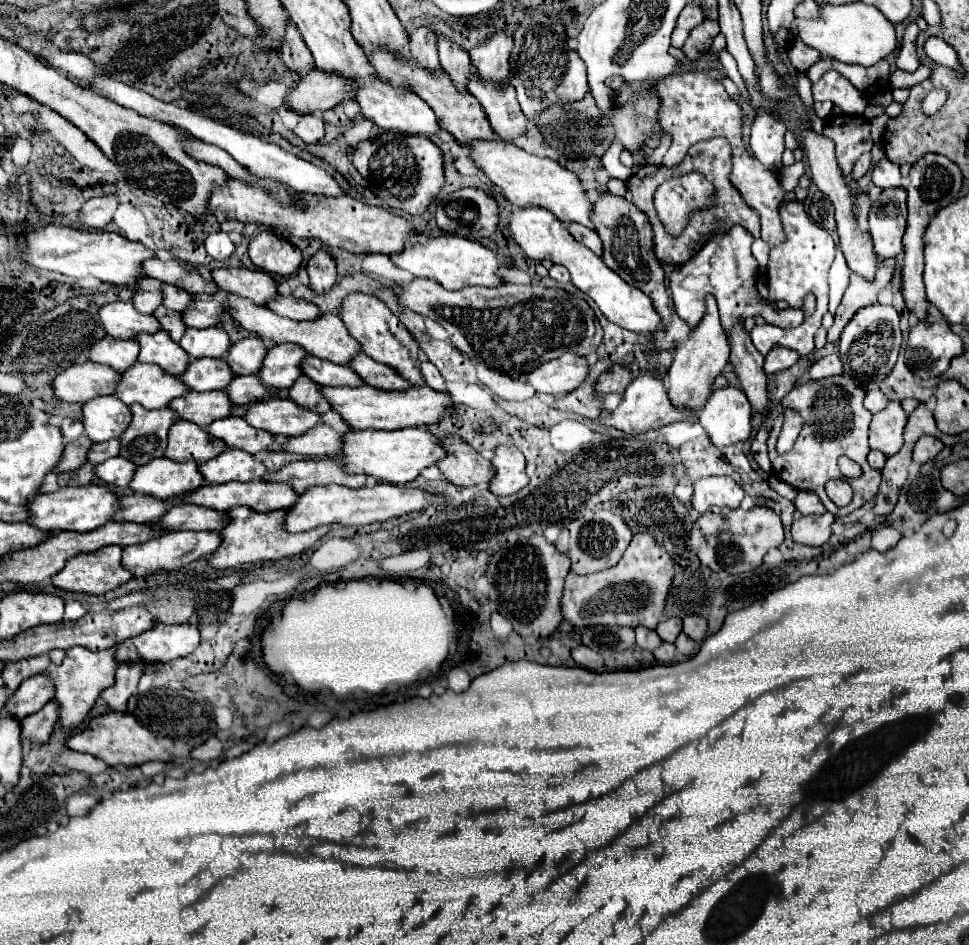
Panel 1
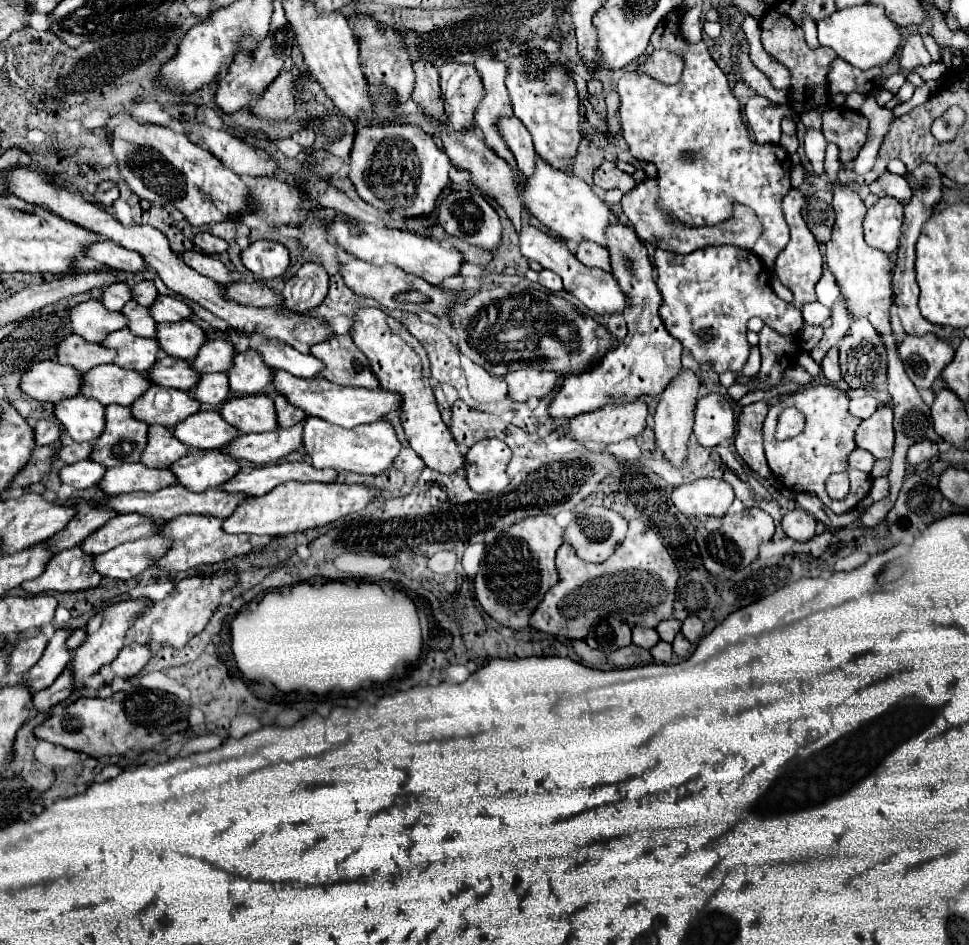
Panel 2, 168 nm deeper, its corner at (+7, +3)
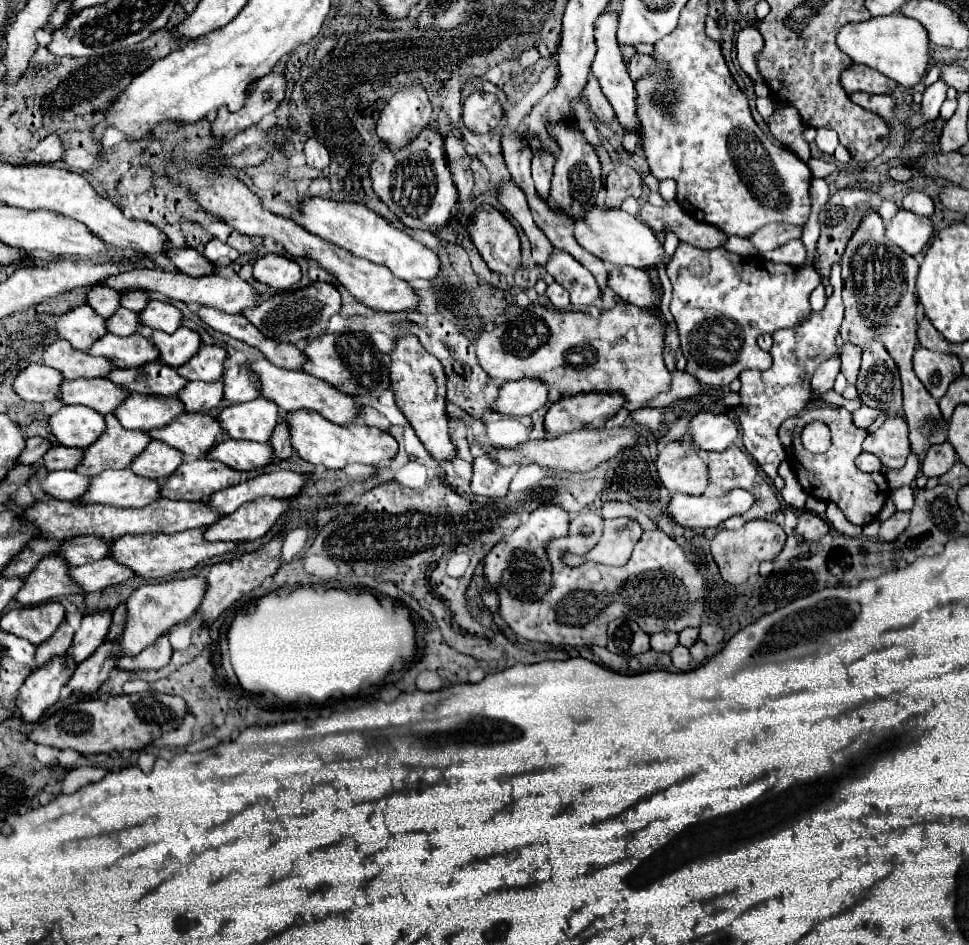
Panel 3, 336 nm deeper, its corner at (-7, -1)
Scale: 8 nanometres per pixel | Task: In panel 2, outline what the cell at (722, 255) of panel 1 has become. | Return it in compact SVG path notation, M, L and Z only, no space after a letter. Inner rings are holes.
M733 244L707 246L691 254L675 254L657 250L657 286L663 294L661 318L671 332L697 362L711 362L717 374L727 370L739 372L749 356L745 338L749 318L761 318L781 336L793 336L803 326L803 316L793 304L783 302L769 284L769 272L759 258L749 258L747 250Z

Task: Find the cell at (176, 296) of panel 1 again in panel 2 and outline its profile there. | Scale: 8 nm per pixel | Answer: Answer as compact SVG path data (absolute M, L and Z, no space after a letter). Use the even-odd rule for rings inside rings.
M143 280L133 286L133 300L143 306L153 306L157 296L159 296L159 292L157 292L153 280Z

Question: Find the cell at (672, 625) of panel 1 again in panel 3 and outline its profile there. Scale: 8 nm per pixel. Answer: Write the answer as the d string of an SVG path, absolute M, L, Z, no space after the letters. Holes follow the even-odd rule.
M685 628L683 632L679 632L679 644L691 648L695 642L699 640L699 630L697 628Z

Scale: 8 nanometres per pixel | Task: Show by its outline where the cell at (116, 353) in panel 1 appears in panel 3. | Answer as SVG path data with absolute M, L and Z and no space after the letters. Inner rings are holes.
M55 340L43 352L43 364L55 368L63 374L63 378L99 378L111 372L111 362L101 356L87 356L87 352L79 352L67 344L67 340Z

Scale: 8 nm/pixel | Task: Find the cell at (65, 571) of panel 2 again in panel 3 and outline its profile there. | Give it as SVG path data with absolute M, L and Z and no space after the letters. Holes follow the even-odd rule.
M45 556L33 570L27 574L21 590L17 592L15 600L23 606L37 606L47 602L55 596L77 594L79 586L67 576L67 564L55 556Z

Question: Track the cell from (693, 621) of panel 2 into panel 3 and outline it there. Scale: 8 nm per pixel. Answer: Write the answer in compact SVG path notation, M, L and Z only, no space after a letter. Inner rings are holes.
M703 624L699 638L701 638L705 644L709 644L709 646L719 646L719 644L723 642L723 630L721 630L719 626Z

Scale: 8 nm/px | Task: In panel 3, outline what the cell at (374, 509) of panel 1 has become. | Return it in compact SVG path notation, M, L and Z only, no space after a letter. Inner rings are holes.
M259 498L237 508L237 512L223 516L215 524L207 526L203 538L209 542L245 542L261 538L289 508L287 500Z

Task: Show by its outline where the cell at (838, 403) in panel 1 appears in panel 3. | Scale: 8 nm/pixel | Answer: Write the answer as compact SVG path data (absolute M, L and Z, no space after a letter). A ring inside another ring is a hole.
M831 406L805 408L799 416L787 418L779 428L779 438L787 448L789 460L795 468L797 480L803 486L803 490L813 498L835 502L843 510L845 518L857 526L867 526L873 520L877 520L889 492L889 484L883 474L865 474L855 466L855 458L863 452L861 442L865 440L865 436L867 432L863 428L855 428L851 412L847 412L845 408L831 408ZM813 420L827 424L831 430L831 448L825 454L813 454L805 450L801 444L801 430Z

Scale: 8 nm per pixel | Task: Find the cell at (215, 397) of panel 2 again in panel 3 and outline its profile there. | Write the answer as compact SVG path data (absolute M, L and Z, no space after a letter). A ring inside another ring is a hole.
M189 382L181 392L177 392L177 398L183 402L185 412L207 412L211 408L217 408L223 400L223 384Z

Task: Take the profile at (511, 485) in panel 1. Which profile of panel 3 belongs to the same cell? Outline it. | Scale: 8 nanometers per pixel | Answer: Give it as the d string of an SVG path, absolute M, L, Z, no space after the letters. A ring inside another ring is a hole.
M477 456L473 460L471 492L485 498L503 498L517 470L517 466L499 468L493 460L487 460L487 456Z

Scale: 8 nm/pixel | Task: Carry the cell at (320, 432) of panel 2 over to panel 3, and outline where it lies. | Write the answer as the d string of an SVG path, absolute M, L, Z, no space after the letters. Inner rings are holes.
M303 408L285 412L283 422L289 426L291 446L297 450L297 454L303 460L307 460L315 466L345 468L347 464L353 464L353 462L367 464L367 466L377 466L377 464L383 464L397 454L397 440L391 434L387 434L379 428L365 426L361 422L339 426L339 424L333 424L333 422L325 420L317 412L303 410Z

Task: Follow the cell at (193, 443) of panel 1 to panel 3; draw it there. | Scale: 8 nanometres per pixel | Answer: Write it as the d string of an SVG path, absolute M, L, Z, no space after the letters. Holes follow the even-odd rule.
M153 440L147 444L147 448L131 462L131 472L143 478L161 478L165 480L175 472L175 468L183 462L183 454L175 452L173 448L167 448L165 444L159 444L159 440Z

